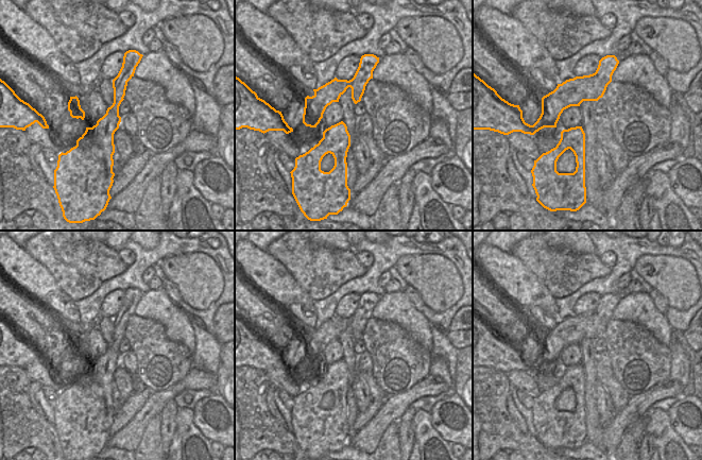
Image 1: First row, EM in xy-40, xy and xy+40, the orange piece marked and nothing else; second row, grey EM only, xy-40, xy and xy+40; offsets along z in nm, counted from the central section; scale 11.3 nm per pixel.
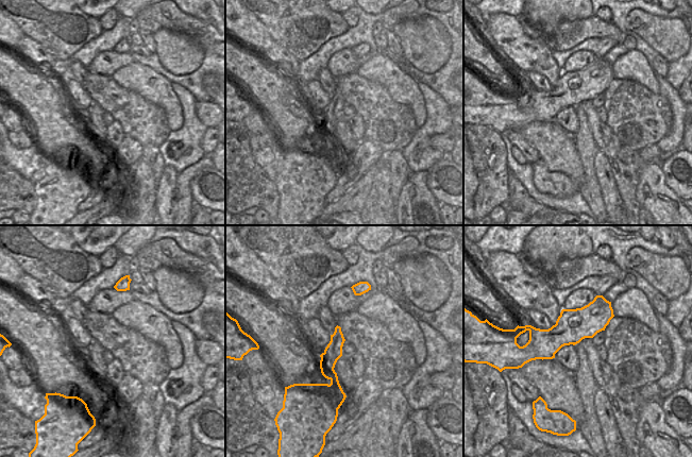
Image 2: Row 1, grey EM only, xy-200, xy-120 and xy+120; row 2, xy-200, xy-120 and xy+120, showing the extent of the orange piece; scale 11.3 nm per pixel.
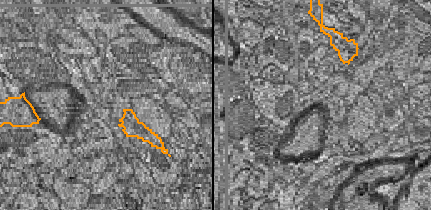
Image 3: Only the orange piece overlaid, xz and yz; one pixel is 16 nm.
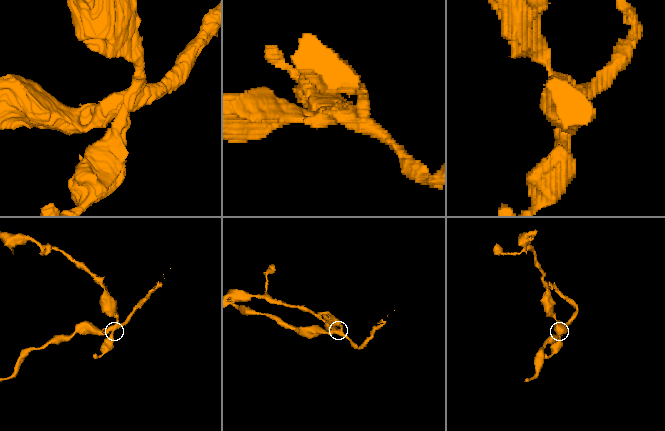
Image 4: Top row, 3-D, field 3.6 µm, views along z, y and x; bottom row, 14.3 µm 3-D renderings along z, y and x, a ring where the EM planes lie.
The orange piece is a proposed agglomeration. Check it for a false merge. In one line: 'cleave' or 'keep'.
cleave

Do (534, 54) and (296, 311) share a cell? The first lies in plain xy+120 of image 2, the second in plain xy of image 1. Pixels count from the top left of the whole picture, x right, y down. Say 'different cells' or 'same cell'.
different cells

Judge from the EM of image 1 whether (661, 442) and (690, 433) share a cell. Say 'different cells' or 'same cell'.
different cells

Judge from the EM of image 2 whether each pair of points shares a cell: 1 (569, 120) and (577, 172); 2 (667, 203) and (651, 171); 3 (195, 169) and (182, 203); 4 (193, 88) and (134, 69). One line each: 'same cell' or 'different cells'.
1: different cells
2: same cell
3: same cell
4: different cells

